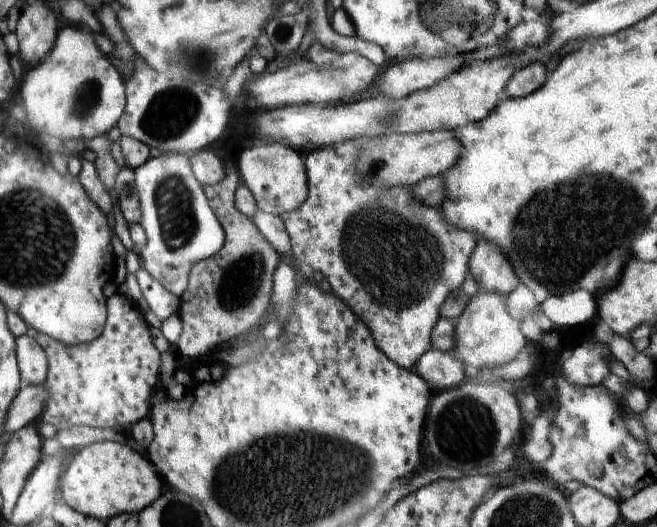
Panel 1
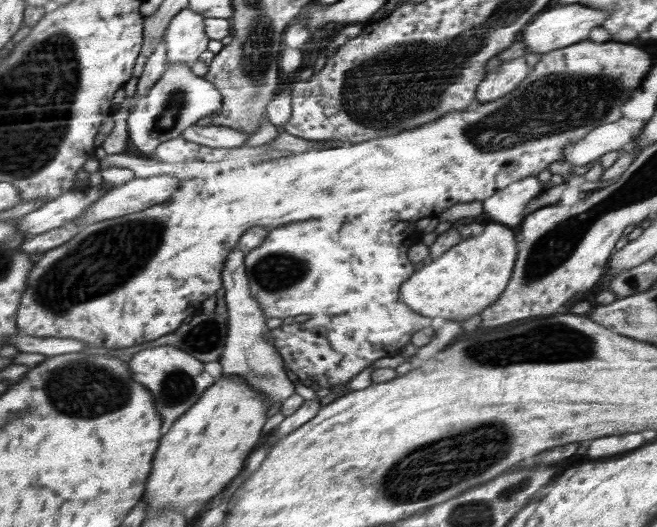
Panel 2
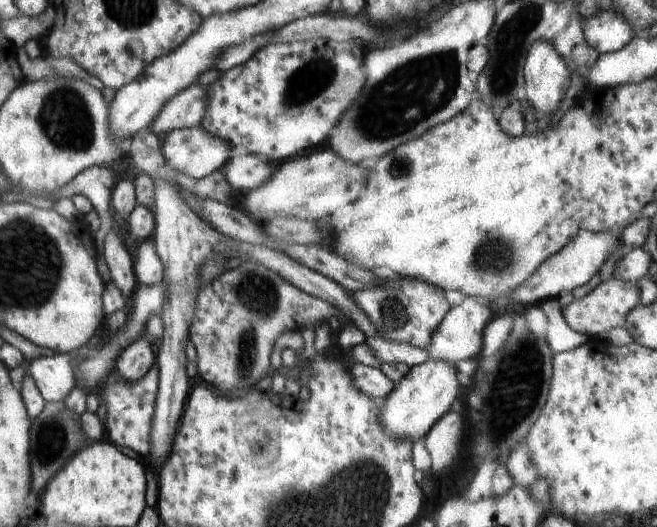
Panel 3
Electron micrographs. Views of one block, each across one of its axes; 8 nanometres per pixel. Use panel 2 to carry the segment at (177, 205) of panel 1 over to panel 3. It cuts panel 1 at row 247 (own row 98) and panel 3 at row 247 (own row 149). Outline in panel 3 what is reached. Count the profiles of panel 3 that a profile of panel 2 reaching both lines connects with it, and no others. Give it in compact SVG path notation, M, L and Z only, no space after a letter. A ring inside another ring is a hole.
M152 238L141 240L133 260L133 271L139 286L156 286L164 278L162 262L156 254Z

